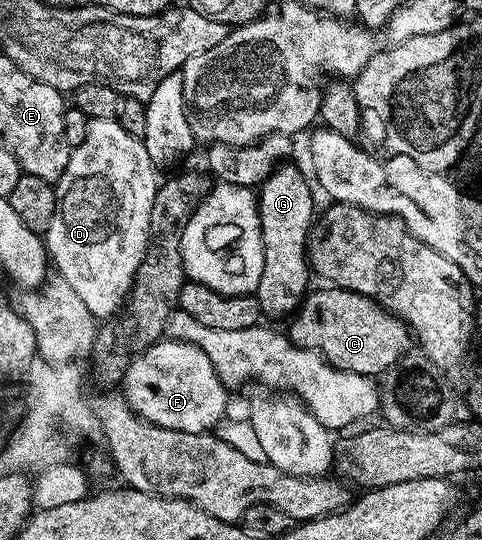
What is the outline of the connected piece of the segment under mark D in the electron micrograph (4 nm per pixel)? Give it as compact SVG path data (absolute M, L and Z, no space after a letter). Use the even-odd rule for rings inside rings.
M91 120L84 142L72 149L68 166L56 182L55 216L44 233L46 251L53 267L55 264L62 275L61 283L76 290L96 318L114 318L123 311L136 270L150 242L152 202L158 193L159 183L159 173L152 158L148 158L145 143L139 137L128 134L128 130L124 130L117 120Z

